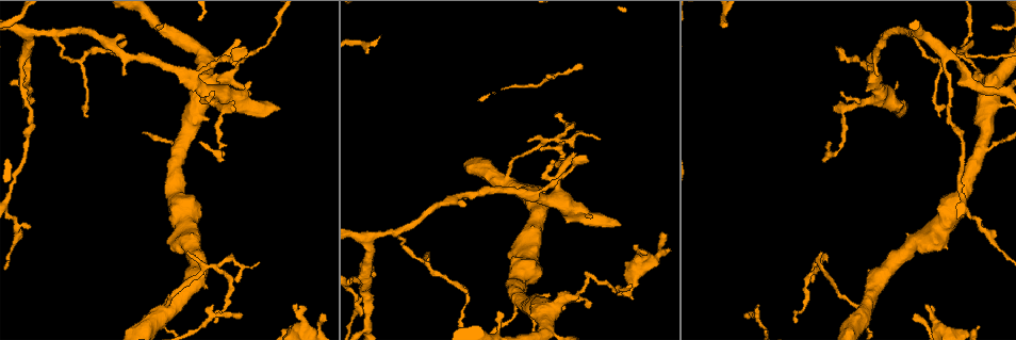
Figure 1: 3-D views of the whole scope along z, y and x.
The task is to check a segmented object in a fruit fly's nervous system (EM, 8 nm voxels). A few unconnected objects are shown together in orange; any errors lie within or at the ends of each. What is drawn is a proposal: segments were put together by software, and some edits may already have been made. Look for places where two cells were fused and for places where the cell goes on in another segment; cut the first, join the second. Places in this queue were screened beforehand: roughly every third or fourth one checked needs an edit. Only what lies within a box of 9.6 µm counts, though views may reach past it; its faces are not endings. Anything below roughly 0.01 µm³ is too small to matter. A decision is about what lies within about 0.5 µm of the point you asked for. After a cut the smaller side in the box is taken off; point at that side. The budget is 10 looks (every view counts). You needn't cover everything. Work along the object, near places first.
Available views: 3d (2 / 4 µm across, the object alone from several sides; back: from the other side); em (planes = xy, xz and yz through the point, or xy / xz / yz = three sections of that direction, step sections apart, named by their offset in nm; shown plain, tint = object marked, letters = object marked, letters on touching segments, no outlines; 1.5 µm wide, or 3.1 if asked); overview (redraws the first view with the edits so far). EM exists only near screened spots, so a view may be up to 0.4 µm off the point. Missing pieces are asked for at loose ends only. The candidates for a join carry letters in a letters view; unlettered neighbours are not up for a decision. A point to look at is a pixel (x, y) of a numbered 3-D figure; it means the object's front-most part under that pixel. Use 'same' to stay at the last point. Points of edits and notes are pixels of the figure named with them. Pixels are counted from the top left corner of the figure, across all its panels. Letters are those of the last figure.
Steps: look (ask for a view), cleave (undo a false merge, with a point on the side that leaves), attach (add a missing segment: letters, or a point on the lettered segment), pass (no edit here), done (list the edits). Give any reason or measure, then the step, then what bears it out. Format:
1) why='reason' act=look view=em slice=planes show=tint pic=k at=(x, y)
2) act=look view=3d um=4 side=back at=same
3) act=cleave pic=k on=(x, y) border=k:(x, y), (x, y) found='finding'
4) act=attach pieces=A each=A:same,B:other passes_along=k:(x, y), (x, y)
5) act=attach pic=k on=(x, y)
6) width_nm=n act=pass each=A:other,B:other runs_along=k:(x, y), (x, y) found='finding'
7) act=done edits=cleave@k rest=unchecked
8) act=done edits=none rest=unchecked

why='three arms meet' act=look view=3d um=4 pic=1 at=(56, 32)

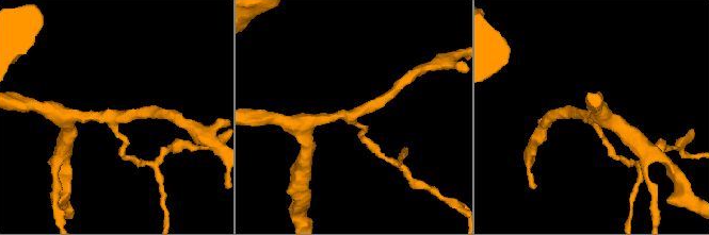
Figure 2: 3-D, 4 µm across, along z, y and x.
arms=3 act=look view=em slice=planes show=letters pic=2 at=(352, 117)

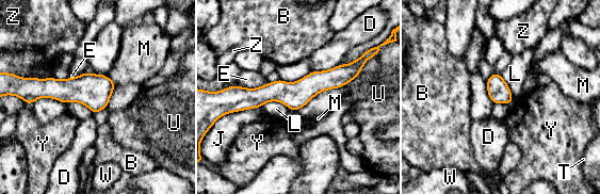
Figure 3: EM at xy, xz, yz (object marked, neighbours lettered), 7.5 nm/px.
act=pass each=B:other,D:other,E:other,J:other,L:other,M:other,T:other,U:other,W:other,Y:other,Z:other border=3:(107, 75), (115, 84) found='all the same cell'

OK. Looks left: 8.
why='thin end' act=look view=3d um=4 pic=1 at=(187, 251)

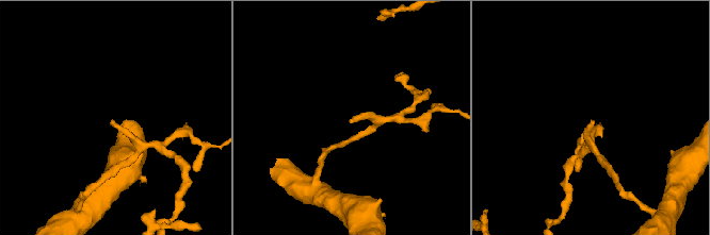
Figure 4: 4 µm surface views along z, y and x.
why='shape alone is not enough' act=look view=em slice=planes show=letters pic=4 at=(592, 122)

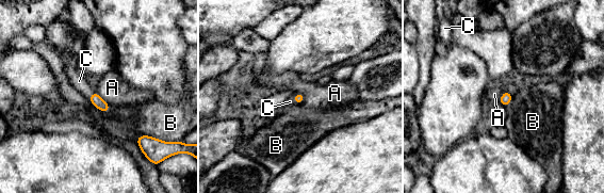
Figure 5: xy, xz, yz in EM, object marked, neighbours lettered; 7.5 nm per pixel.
longest_contact=B:180nm act=attach pieces=C each=A:other,B:other,C:same found='it goes on there'

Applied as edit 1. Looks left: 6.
why='abrupt turn' act=look view=3d um=4 pic=1 at=(974, 56)

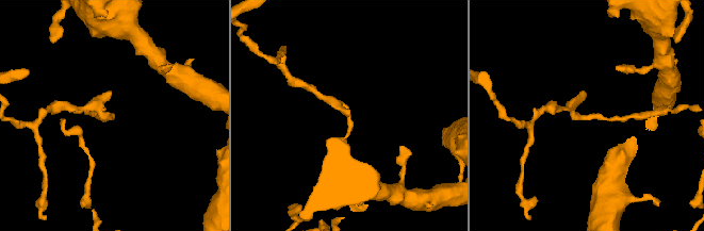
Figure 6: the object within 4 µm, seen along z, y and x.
why='now the EM' act=look view=em slice=planes show=letters pic=6 at=(349, 117)

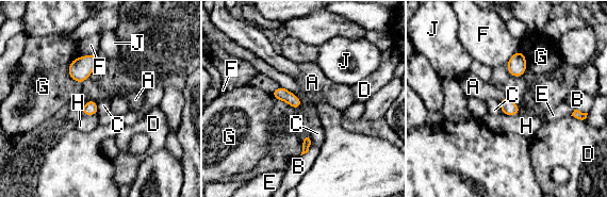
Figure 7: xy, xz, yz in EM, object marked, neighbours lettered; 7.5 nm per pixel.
longest_contact=C:240nm act=pass each=A:other,B:other,C:other,D:other,E:other,F:other,G:other,H:other,J:other border=7:(574, 109), (571, 115) found='continuous, no second cell'

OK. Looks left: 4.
act=done edits=attach@5 rest=unchecked

